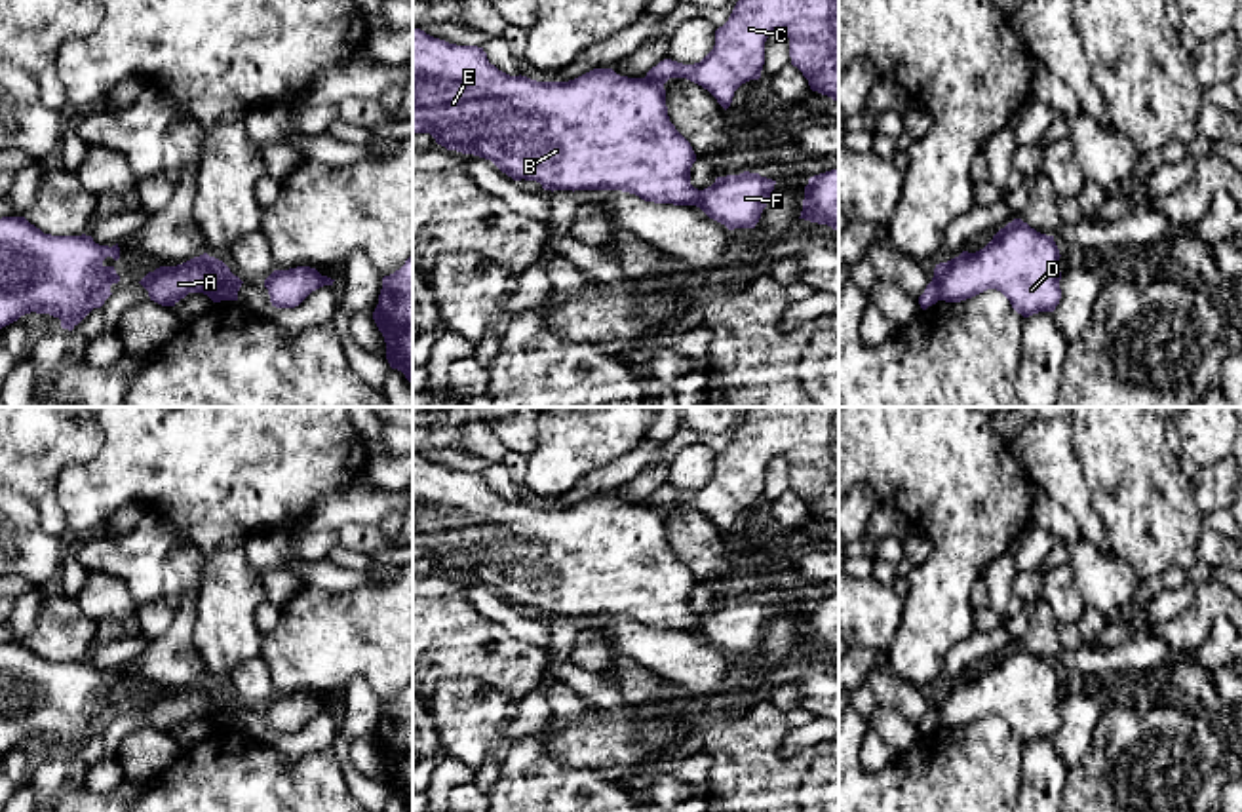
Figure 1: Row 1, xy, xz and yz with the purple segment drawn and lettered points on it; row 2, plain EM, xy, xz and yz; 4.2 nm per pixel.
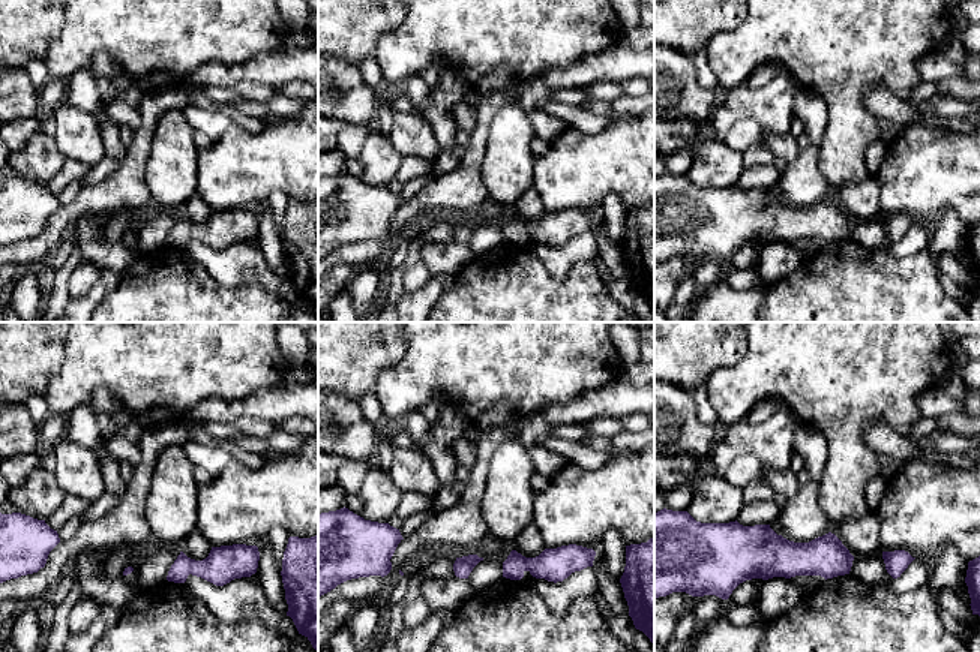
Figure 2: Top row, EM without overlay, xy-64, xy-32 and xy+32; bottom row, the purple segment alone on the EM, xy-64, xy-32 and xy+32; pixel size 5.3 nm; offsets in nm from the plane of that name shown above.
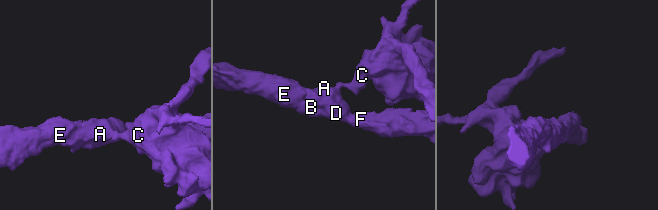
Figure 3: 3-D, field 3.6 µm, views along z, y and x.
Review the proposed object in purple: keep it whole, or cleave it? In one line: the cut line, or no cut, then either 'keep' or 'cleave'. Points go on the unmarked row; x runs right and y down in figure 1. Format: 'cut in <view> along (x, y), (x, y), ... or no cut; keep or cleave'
cut in xy along (232, 700), (221, 725); cleave

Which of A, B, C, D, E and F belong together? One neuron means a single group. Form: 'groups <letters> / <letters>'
groups A B D E F / C

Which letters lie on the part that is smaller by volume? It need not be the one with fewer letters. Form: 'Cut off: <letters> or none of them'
Cut off: C

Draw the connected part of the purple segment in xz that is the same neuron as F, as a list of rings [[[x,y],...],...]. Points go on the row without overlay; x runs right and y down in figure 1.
[[[413,454],[413,559],[430,559],[447,576],[491,586],[514,607],[536,607],[544,616],[622,616],[645,628],[696,631],[709,645],[734,654],[755,654],[776,607],[759,599],[717,603],[704,616],[690,610],[696,580],[670,548],[664,510],[593,494],[569,508],[510,502],[489,489],[483,474],[456,472]]]

